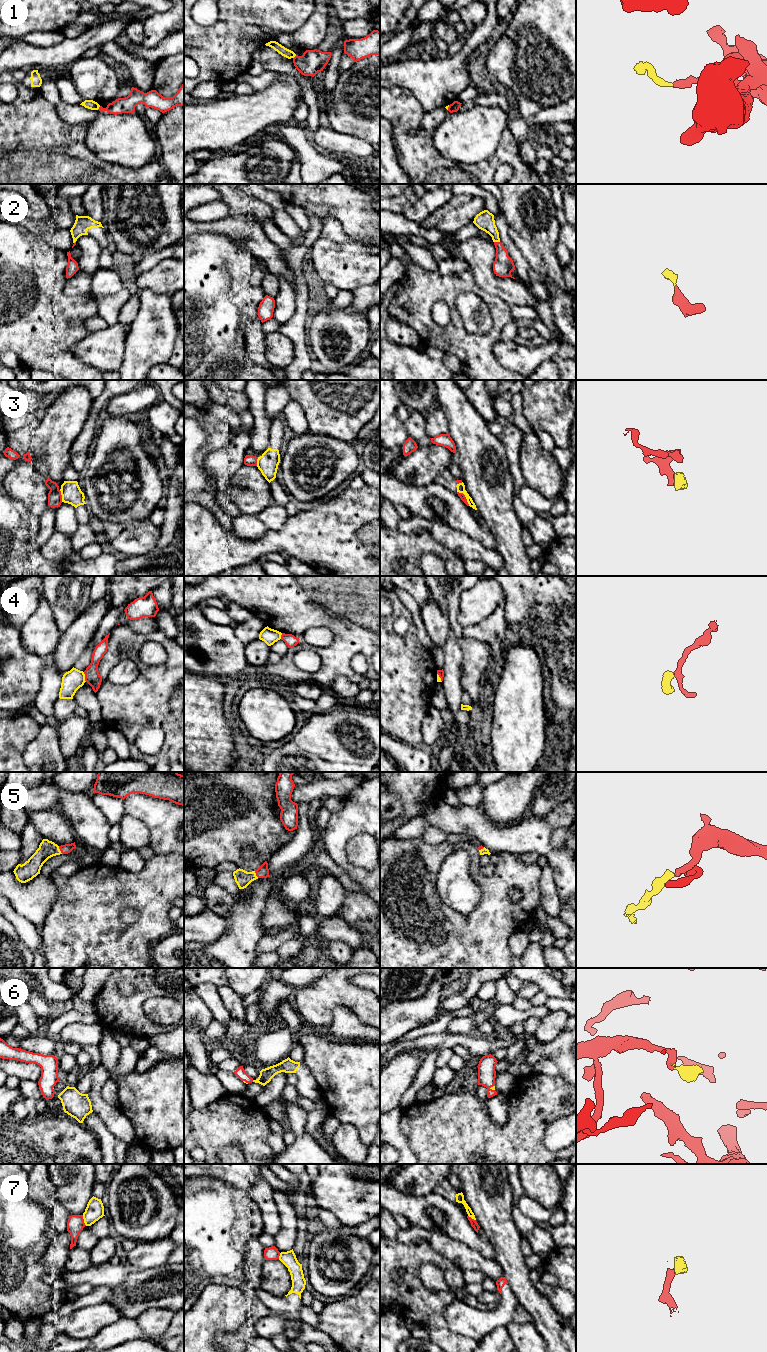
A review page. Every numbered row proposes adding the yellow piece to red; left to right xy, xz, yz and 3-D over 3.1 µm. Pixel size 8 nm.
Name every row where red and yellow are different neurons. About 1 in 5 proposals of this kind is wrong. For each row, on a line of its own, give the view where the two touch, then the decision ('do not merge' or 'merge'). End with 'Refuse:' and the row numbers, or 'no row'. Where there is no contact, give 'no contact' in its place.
1: meets red in xy; do not merge
2: meets red in yz; merge
3: meets red in yz; do not merge
4: meets red in xy; do not merge
5: meets red in xy; merge
6: meets red in yz; merge
7: meets red in xy; do not merge
Refuse: 1, 3, 4, 7

